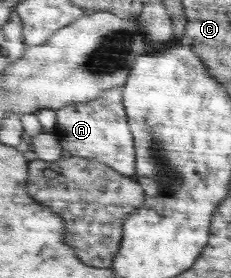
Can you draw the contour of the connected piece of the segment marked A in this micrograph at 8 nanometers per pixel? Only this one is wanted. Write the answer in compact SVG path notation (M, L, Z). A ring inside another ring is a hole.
M112 87L92 101L71 103L57 113L58 128L55 133L66 155L90 158L110 166L126 177L135 178L134 139L122 101L122 87Z

